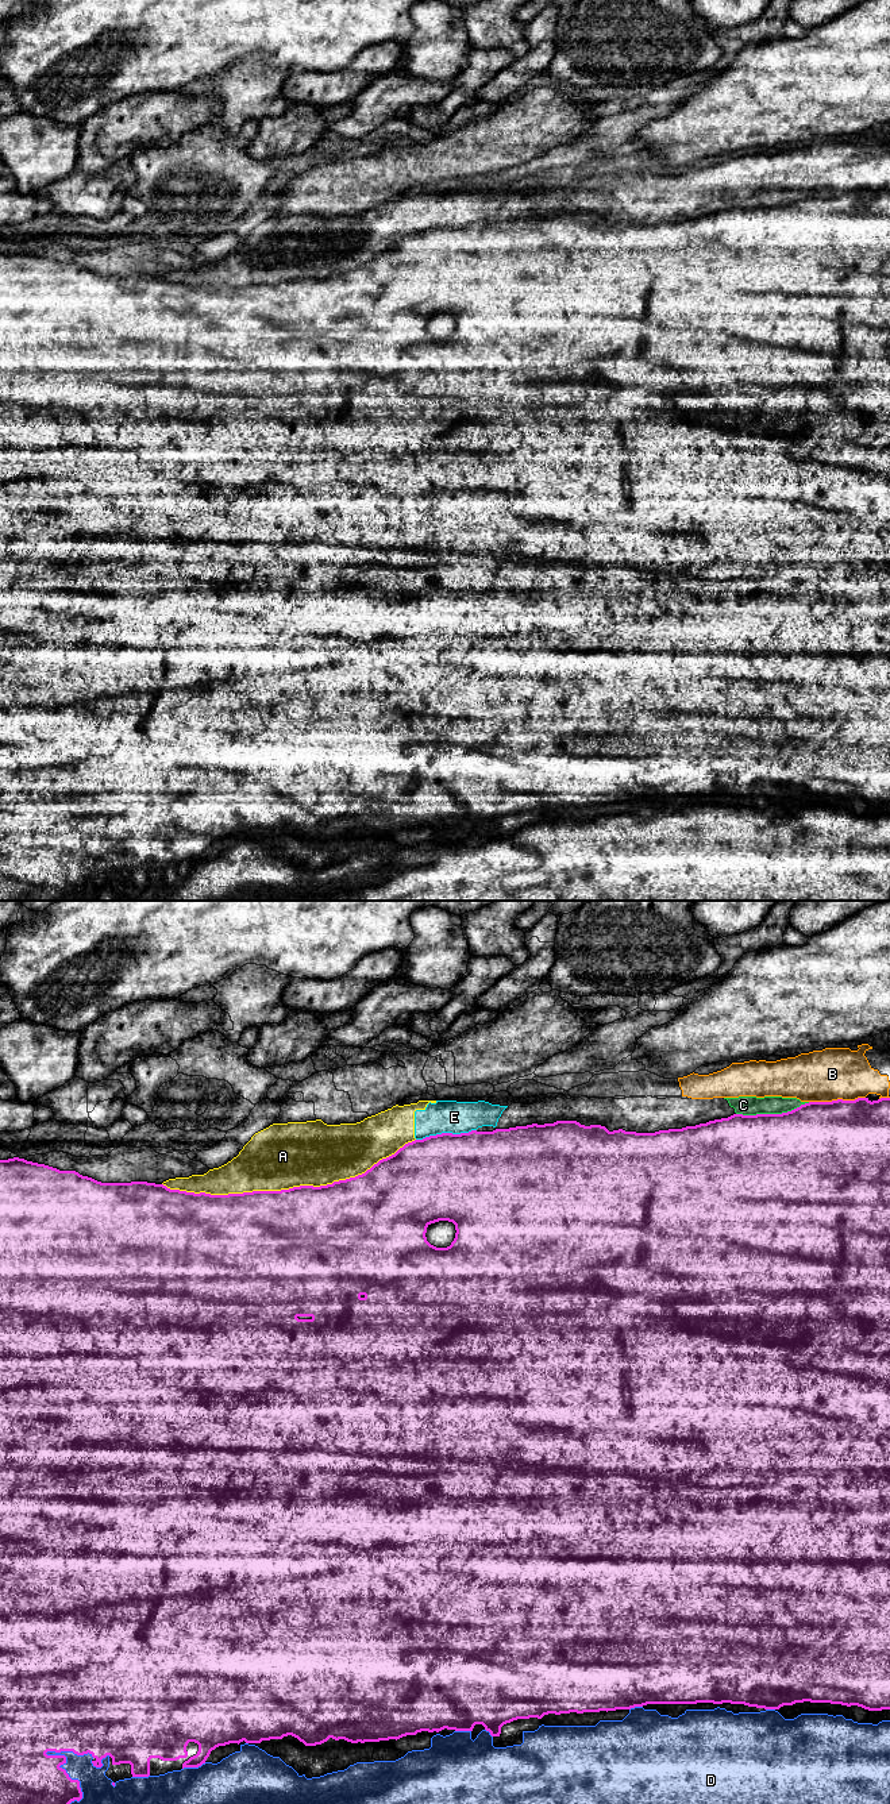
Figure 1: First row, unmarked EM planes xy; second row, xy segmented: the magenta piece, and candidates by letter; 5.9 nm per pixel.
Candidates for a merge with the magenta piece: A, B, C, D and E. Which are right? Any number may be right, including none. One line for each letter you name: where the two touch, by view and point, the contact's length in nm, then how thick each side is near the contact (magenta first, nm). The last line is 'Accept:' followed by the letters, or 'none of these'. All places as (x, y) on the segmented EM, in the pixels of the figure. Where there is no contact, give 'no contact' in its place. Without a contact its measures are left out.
Accept: none of these

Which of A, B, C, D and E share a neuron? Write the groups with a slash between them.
A B C E / D

